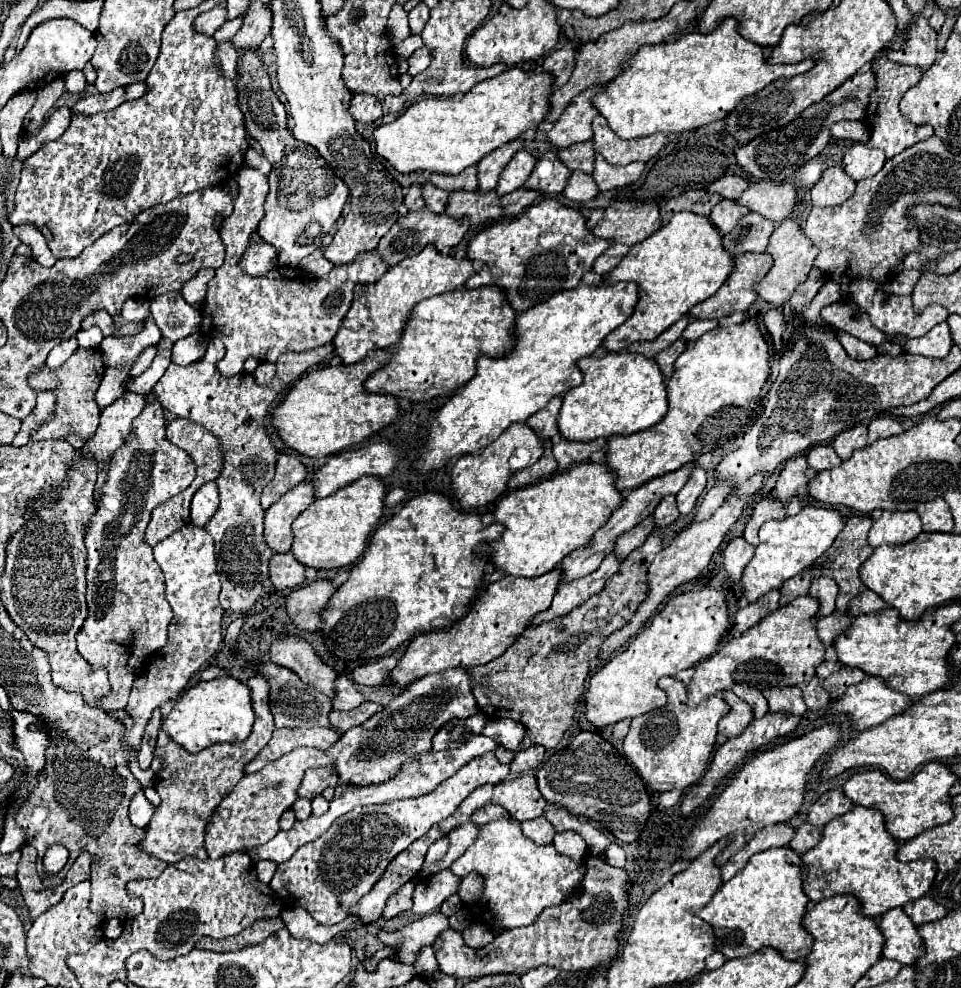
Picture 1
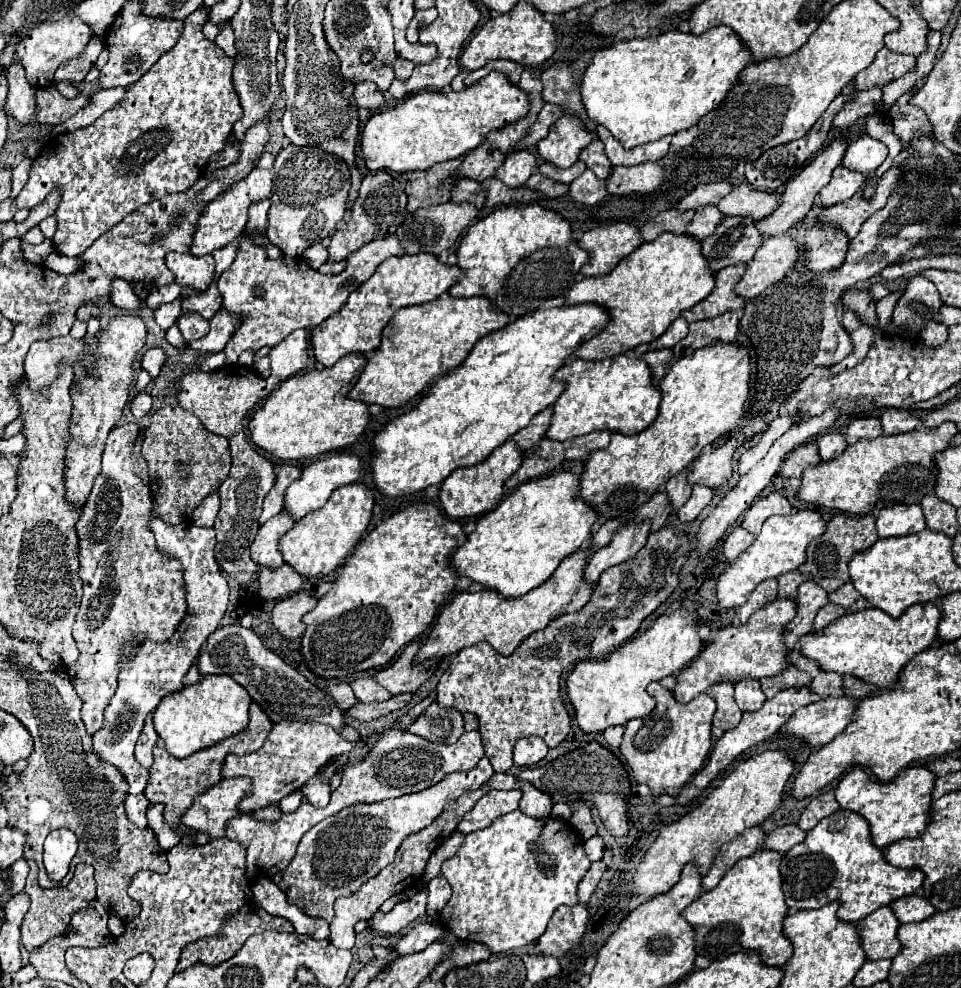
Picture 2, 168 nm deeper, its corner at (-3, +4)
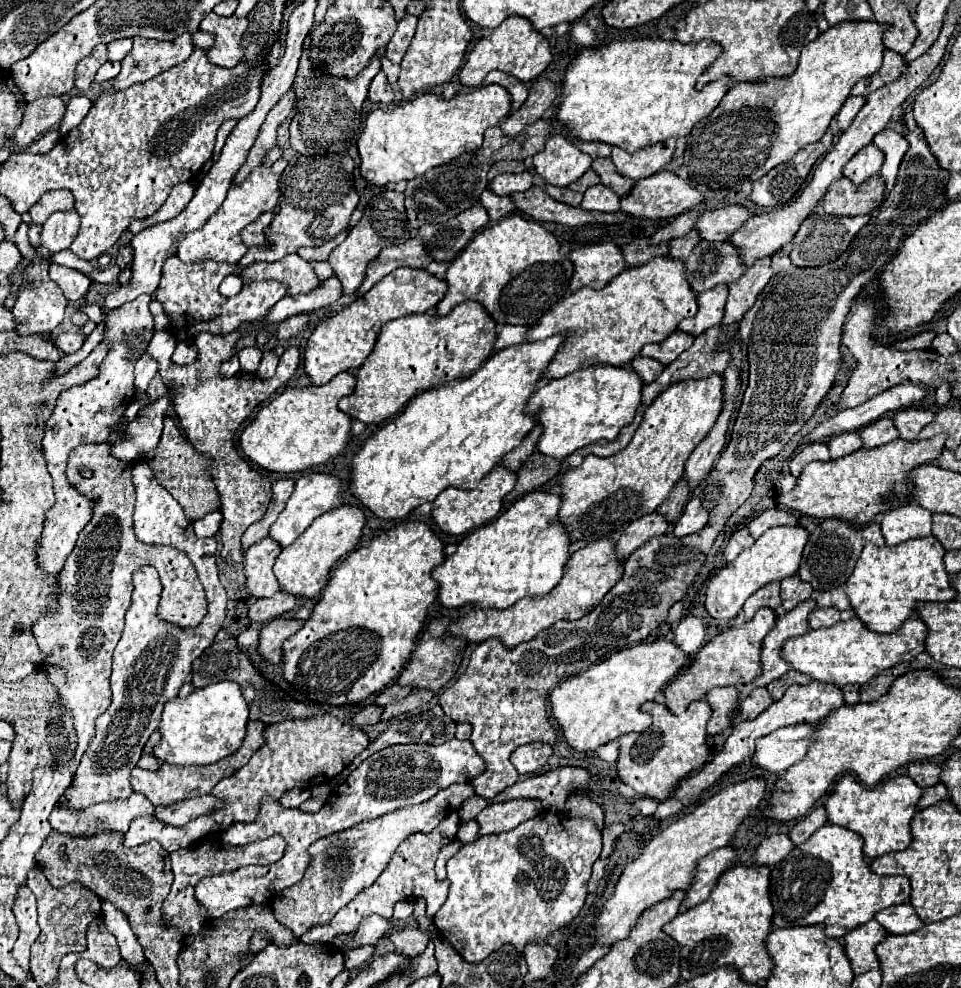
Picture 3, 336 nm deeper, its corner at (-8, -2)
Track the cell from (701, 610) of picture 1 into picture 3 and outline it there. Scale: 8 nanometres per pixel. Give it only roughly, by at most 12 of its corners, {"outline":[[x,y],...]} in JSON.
{"outline":[[674,641],[616,651],[550,693],[568,745],[644,731],[686,667]]}

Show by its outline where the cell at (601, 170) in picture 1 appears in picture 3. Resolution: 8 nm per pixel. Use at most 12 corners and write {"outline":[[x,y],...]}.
{"outline":[[670,171],[638,179],[622,211],[670,219],[704,197]]}

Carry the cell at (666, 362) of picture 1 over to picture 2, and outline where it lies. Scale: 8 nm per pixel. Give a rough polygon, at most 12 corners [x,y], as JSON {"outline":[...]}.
{"outline":[[671,349],[649,351],[643,361],[657,381],[665,377],[665,367],[673,357]]}

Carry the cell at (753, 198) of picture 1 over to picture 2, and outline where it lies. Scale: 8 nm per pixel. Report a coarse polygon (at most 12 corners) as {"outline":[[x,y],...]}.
{"outline":[[747,183],[735,185],[717,209],[725,217],[763,219],[777,199]]}

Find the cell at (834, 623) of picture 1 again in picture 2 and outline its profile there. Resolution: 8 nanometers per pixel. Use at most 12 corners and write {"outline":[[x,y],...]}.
{"outline":[[833,603],[819,609],[813,629],[823,629],[827,623],[845,615],[845,609]]}

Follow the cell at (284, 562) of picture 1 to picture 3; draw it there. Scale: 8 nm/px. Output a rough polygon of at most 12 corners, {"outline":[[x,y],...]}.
{"outline":[[276,591],[254,599],[248,609],[252,621],[270,621],[296,607],[296,595]]}

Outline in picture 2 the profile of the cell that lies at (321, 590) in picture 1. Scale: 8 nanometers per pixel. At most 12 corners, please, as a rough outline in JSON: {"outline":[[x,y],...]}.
{"outline":[[311,593],[277,601],[271,623],[289,641],[305,629],[301,617],[315,607]]}

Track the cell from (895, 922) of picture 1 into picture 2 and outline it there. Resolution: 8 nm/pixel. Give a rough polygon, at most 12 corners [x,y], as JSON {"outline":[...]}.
{"outline":[[889,907],[861,919],[859,941],[869,961],[899,953],[899,921]]}

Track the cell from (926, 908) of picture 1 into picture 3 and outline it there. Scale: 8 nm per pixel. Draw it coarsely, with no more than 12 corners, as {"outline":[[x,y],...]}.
{"outline":[[910,903],[892,905],[874,917],[888,933],[904,935],[924,921]]}

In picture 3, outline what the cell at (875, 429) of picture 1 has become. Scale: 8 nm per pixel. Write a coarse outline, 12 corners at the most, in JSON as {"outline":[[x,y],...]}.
{"outline":[[908,407],[894,415],[902,439],[914,441],[934,419],[932,411]]}

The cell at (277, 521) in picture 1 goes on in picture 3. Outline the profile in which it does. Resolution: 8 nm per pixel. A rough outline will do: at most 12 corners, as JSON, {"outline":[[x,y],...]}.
{"outline":[[272,537],[254,543],[244,557],[246,589],[272,597],[280,583],[272,571],[282,551]]}

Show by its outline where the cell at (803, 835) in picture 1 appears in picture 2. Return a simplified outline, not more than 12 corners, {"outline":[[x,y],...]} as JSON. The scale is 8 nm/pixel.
{"outline":[[785,825],[763,839],[763,849],[787,853],[803,841],[805,831]]}

